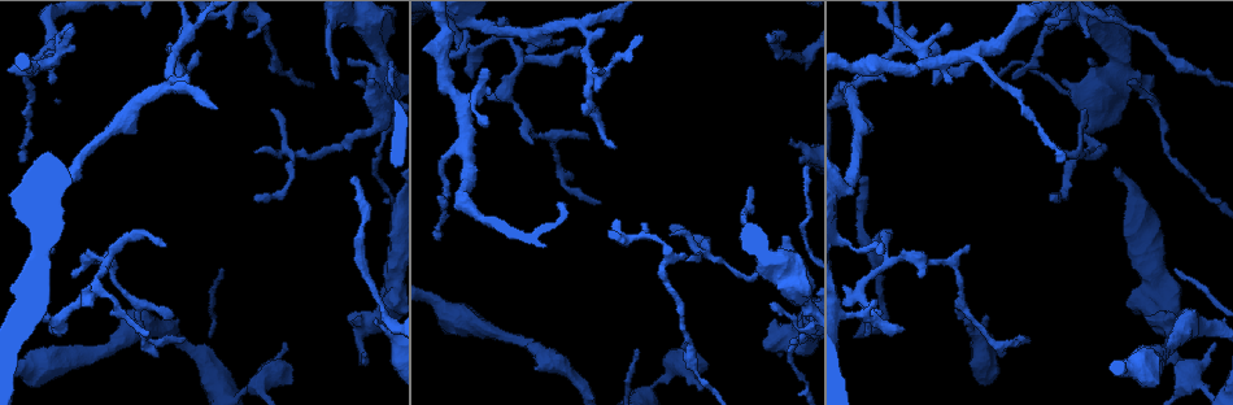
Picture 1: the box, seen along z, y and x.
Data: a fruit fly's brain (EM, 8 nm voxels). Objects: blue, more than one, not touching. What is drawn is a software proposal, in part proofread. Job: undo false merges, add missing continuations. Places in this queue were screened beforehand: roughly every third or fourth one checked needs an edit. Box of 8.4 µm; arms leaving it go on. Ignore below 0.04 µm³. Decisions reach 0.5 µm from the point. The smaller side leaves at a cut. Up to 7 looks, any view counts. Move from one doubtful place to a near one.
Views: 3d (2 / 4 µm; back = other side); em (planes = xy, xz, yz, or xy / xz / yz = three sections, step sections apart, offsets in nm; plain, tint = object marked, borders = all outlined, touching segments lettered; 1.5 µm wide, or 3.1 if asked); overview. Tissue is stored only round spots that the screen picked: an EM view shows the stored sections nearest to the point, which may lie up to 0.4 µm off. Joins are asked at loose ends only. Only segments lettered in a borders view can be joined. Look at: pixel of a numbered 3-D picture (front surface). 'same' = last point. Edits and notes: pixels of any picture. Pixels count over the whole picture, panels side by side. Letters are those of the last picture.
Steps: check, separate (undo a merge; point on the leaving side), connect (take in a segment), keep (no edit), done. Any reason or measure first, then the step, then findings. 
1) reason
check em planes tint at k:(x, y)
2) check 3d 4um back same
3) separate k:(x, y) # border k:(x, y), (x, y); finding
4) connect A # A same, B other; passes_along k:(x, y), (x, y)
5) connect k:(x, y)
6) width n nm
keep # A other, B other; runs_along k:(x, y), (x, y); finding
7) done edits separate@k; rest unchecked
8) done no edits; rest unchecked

thin end
check em xz step 8 borders at 1:(250, 37)

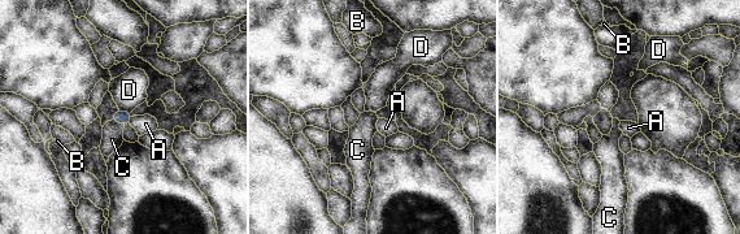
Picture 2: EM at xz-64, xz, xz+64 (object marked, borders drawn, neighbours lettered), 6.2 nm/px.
cut it another way
check em planes borders same

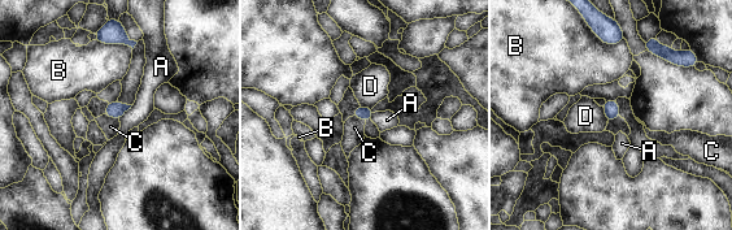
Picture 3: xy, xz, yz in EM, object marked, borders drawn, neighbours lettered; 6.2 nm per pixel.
keep # A other, B other, C other, D other; none of them fits

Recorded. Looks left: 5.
abrupt turn
check em planes borders at 1:(1075, 156)

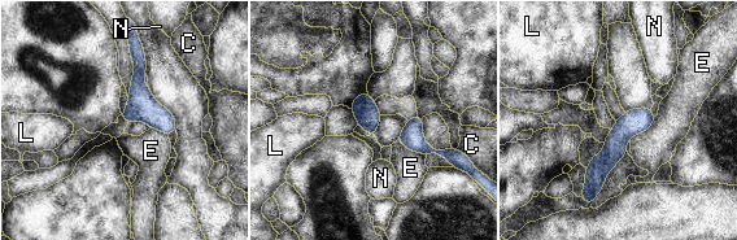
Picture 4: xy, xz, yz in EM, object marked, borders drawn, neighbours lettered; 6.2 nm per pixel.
keep # C other, E other, L other, N other; one neuron here

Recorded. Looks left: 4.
thin end
check em yz step 4 plain at 1:(165, 247)

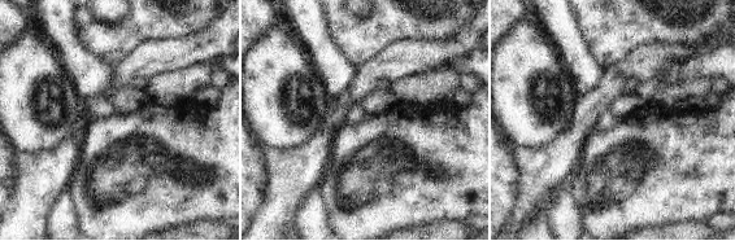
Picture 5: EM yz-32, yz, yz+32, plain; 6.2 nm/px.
what lies round it
check em yz step 4 borders same

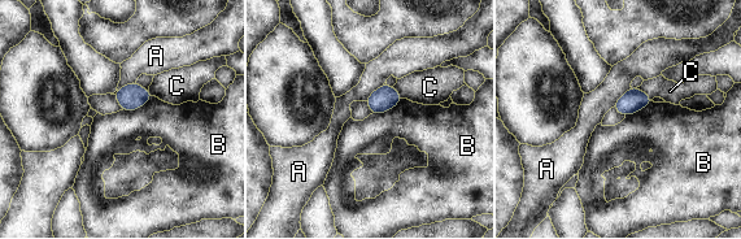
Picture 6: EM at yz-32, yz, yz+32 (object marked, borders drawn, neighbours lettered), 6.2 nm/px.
width 120 nm
keep # A other, B other, C other; border 6:(135, 81), (120, 87), (113, 94); none of them fits

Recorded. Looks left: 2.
done no edits; rest unchecked

